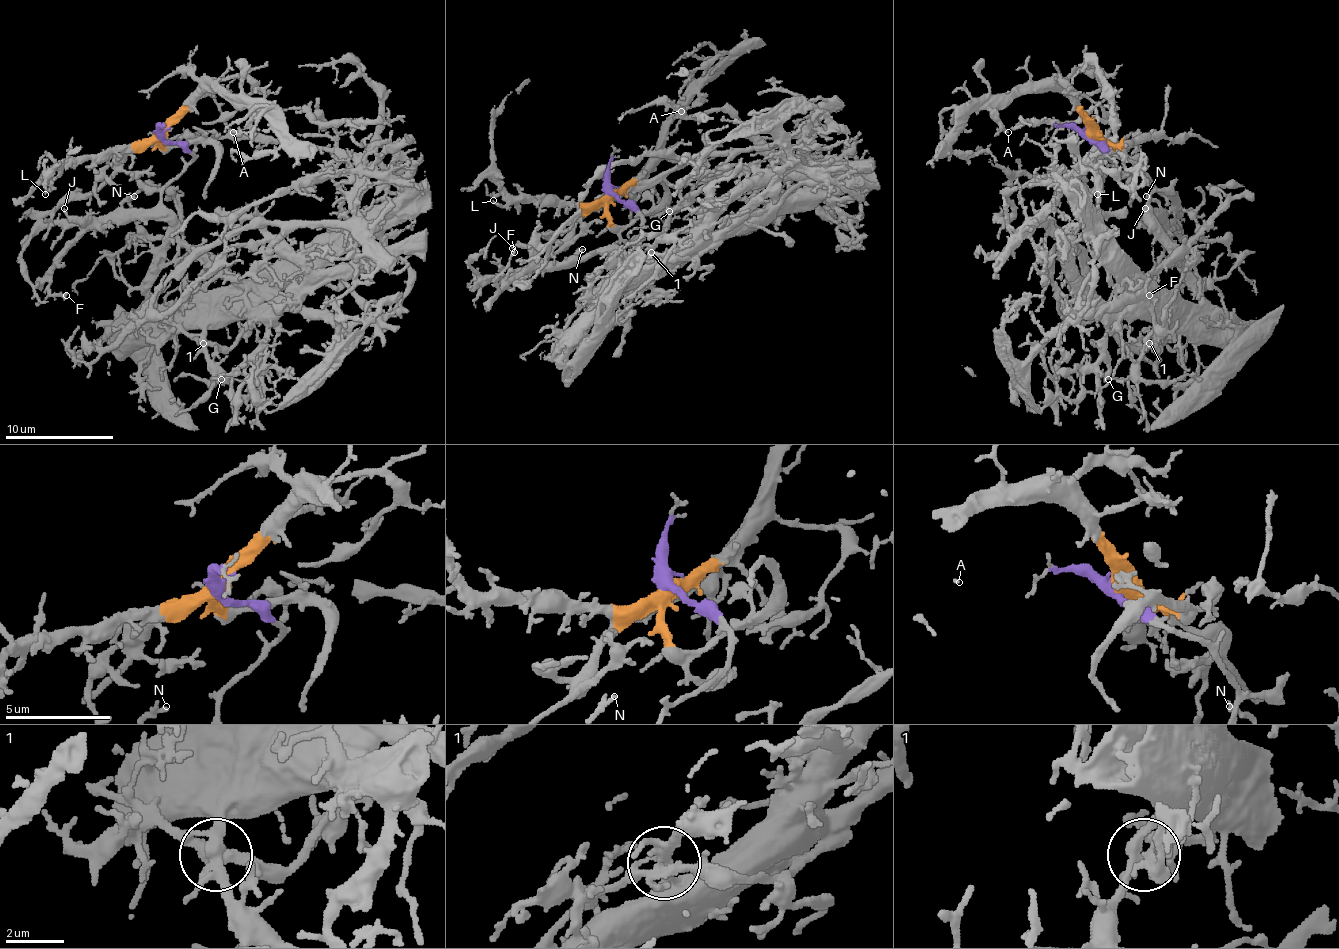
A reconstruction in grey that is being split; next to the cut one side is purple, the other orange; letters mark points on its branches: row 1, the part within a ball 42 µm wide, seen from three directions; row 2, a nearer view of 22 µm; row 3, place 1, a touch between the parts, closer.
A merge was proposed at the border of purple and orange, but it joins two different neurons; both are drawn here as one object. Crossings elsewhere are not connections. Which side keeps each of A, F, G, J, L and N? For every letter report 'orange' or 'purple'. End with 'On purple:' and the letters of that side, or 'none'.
A: orange
F: purple
G: purple
J: purple
L: orange
N: purple
On purple: F, G, J, N

